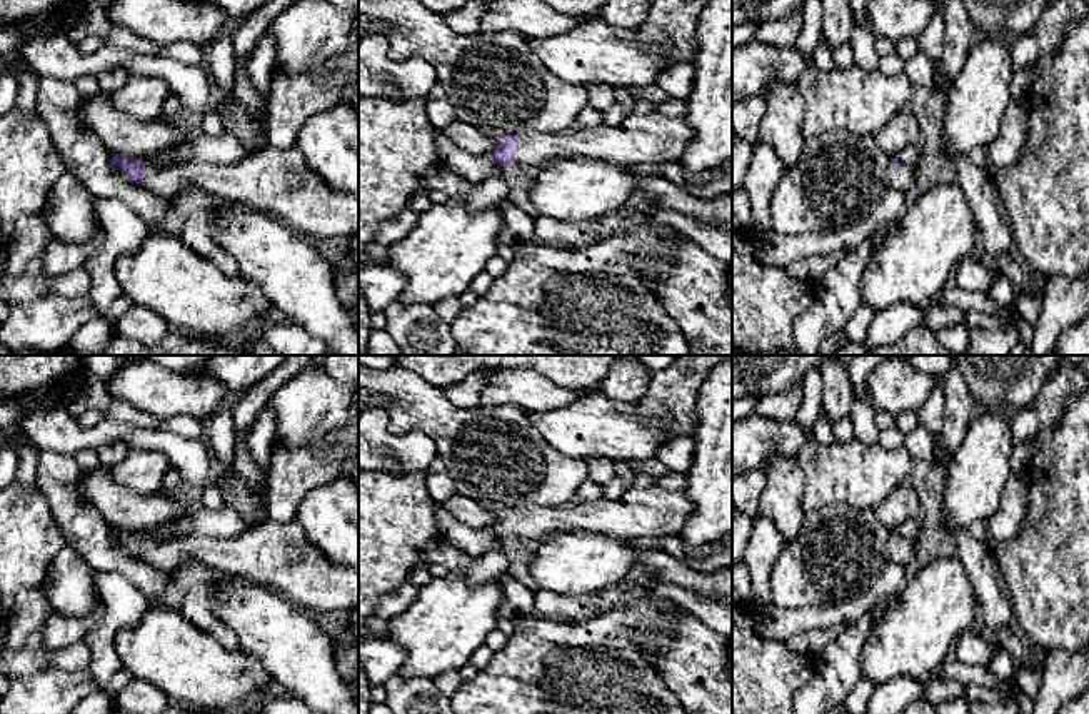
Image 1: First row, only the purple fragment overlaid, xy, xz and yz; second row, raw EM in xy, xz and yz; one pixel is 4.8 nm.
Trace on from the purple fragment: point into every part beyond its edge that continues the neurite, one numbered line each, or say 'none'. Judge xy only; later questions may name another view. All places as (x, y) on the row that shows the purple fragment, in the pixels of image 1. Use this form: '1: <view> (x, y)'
1: xy (277, 182)

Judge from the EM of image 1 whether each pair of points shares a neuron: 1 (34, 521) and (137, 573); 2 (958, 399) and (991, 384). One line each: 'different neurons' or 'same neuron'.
1: different neurons
2: different neurons

